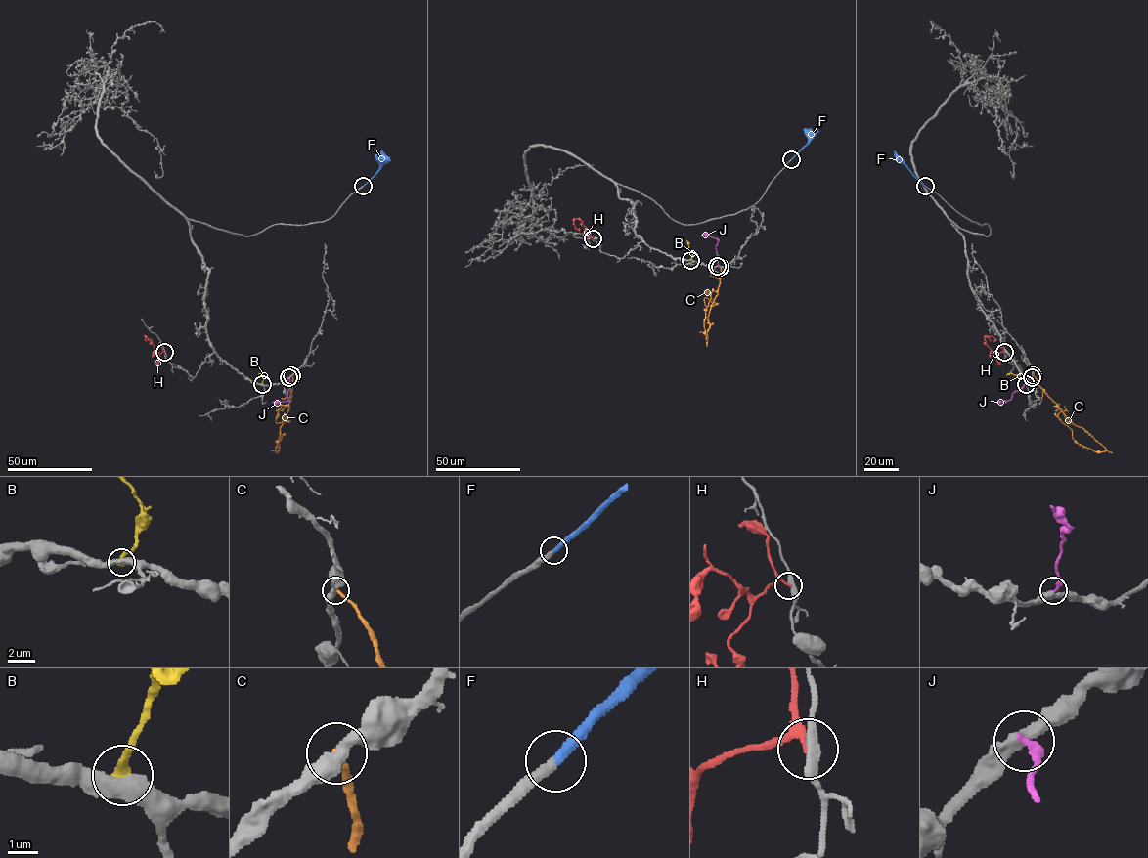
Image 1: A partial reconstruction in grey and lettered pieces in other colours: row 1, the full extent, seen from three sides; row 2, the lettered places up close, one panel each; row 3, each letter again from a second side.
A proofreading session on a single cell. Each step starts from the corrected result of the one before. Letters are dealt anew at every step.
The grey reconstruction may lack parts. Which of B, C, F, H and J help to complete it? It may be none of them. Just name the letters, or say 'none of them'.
F

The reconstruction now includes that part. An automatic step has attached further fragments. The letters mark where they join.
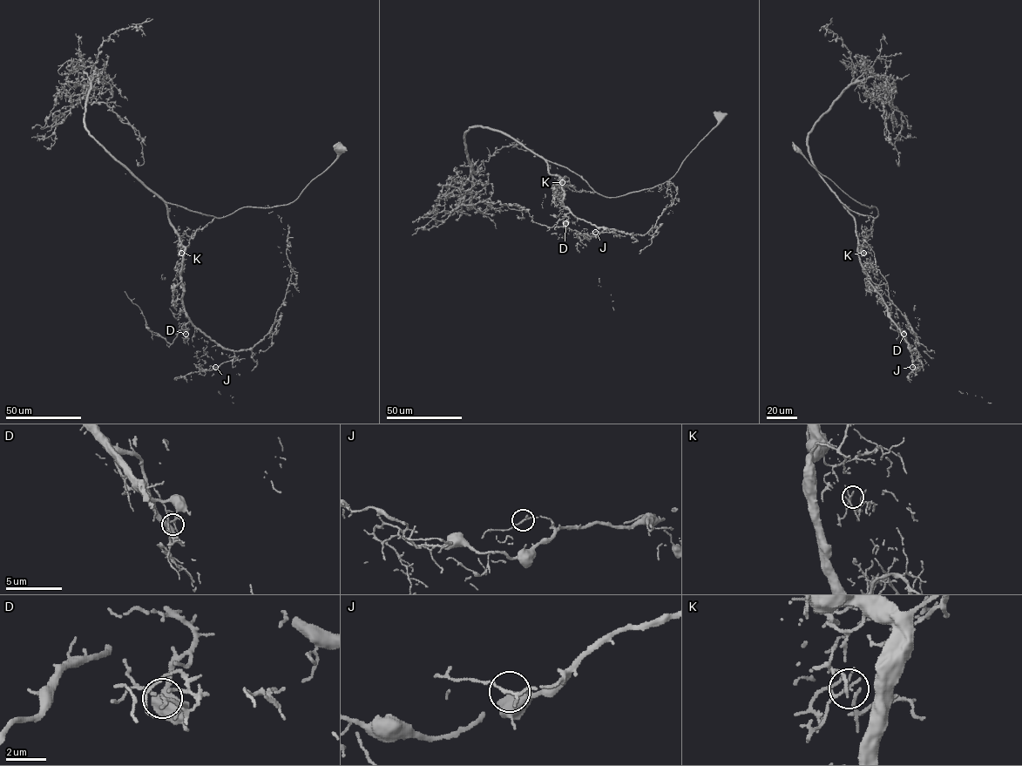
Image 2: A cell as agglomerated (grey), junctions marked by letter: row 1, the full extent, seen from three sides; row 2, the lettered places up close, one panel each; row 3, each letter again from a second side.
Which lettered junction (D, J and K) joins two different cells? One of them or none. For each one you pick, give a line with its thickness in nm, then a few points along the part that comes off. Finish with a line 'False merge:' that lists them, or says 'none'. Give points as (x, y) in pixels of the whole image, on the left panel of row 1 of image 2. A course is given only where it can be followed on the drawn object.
J: 150 nm thick; foreign part runs (215, 367), (199, 374), (212, 346), (172, 304), (183, 269), (176, 204), (125, 174), (136, 28), (153, 19)
False merge: J

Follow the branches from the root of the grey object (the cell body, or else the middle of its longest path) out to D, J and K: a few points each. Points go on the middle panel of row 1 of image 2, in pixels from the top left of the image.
D: (720, 116), (676, 172), (653, 187), (606, 197), (577, 191), (565, 177), (560, 186), (569, 210), (565, 223)
J: (720, 116), (676, 172), (653, 187), (606, 197), (577, 191), (565, 177), (564, 206), (614, 230), (595, 232)
K: (720, 116), (720, 122), (676, 172), (663, 183), (606, 197), (577, 191), (567, 177), (562, 182)

